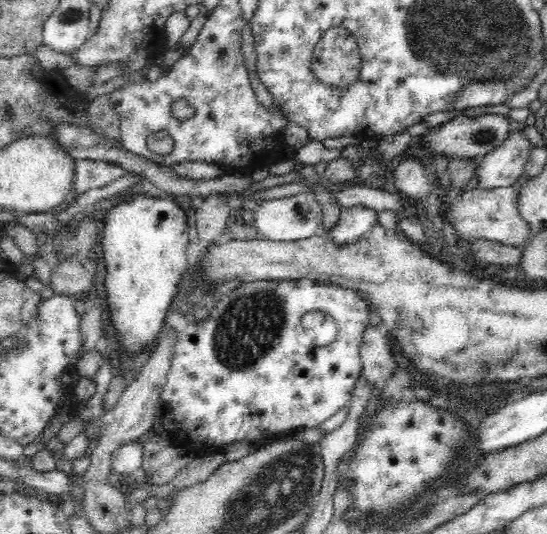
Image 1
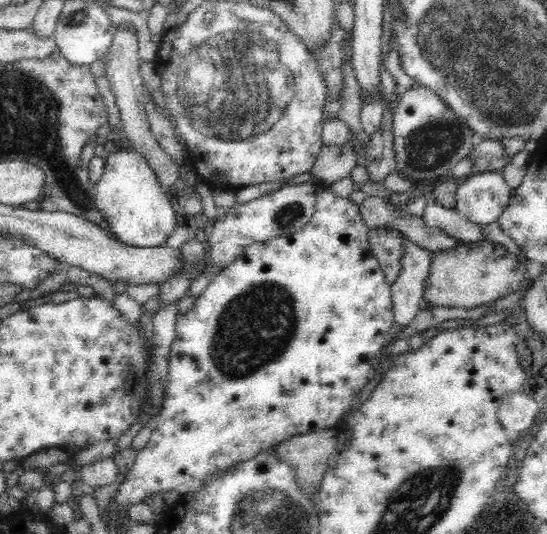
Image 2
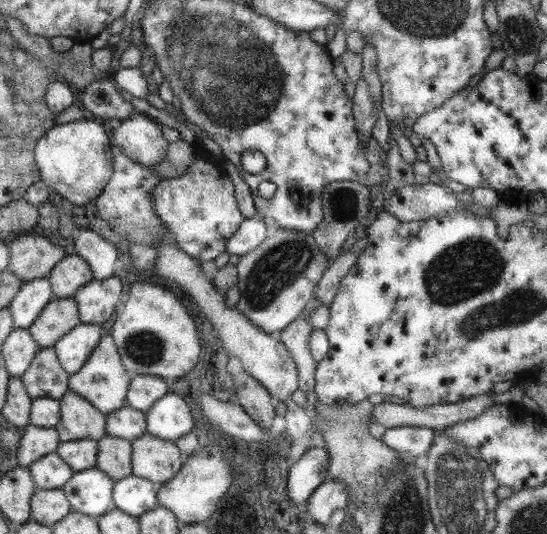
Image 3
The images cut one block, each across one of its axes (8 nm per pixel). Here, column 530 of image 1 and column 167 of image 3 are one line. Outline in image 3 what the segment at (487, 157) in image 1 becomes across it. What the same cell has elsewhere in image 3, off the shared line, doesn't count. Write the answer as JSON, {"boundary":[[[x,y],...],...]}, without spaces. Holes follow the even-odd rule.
{"boundary":[[[138,112],[131,113],[108,133],[109,140],[127,158],[147,168],[156,165],[169,146],[163,139],[159,123]]]}

